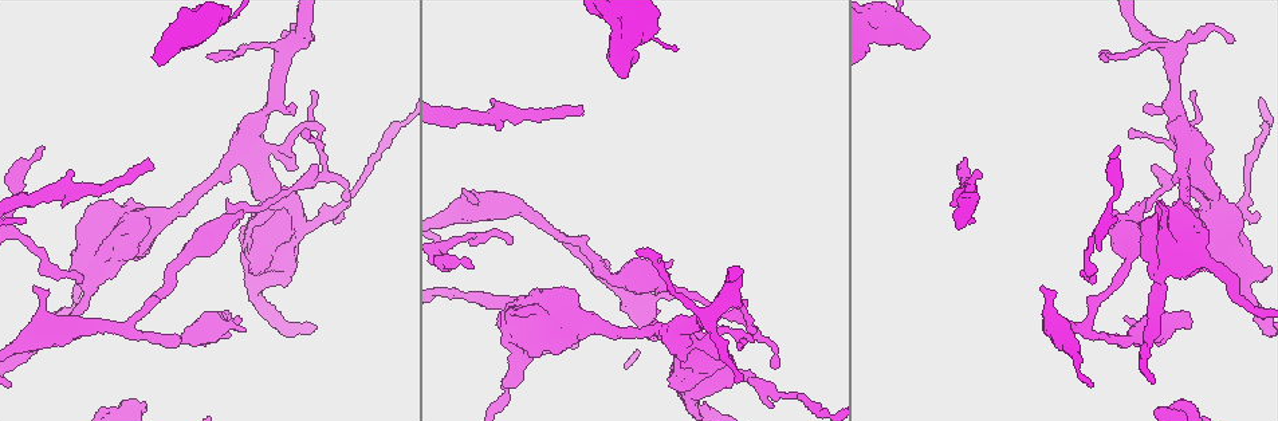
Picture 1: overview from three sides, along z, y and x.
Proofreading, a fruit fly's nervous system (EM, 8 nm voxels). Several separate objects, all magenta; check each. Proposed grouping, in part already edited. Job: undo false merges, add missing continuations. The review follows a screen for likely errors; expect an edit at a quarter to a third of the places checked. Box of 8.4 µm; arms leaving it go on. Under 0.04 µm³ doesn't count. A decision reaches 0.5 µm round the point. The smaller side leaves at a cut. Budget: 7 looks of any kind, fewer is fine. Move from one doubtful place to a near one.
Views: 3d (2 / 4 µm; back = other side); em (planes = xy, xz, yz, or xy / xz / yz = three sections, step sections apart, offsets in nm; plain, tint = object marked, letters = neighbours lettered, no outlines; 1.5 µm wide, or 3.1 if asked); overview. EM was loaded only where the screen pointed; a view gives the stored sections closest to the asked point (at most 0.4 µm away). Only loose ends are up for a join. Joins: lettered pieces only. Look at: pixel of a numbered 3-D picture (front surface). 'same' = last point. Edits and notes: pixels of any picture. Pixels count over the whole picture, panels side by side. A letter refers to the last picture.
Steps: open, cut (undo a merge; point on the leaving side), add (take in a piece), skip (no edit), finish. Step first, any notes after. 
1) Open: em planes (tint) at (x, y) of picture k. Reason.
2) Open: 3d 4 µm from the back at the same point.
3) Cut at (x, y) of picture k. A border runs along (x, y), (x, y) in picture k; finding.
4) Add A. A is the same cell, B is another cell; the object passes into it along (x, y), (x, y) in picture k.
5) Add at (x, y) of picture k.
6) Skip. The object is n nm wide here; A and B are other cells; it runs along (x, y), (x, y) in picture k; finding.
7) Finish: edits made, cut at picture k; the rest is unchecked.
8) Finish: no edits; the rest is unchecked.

Open: 3d 2 µm at (738, 333) of picture 1. Abrupt turn.

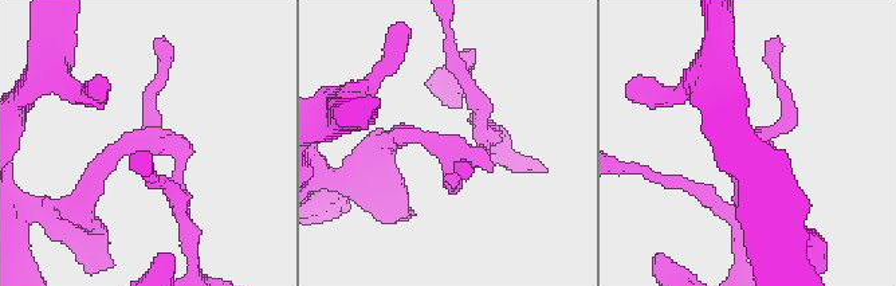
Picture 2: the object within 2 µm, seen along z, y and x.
Open: em xy step 8 (tint) at (454, 143) of picture 2.

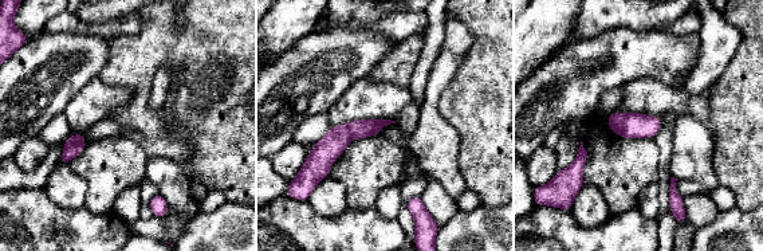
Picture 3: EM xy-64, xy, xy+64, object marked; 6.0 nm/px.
Open: em planes (letters) at the same point.

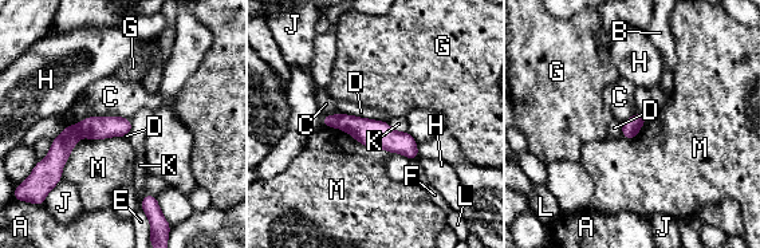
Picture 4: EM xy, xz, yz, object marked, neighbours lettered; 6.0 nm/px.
Cut at (375, 134) of picture 4. The object is 110 nm wide here; A, B, C, D, E, F, G, H, J, K, L and M are other cells; a second cell is stuck on.

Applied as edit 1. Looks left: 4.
Open: 3d 4 µm at (1177, 254) of picture 1. Branch stops here.

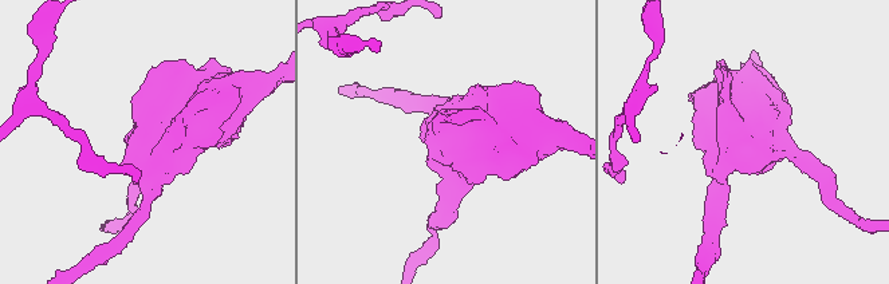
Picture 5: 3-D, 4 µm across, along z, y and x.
Open: em xy step 8 (tint) at (427, 146) of picture 5. Need the tissue.

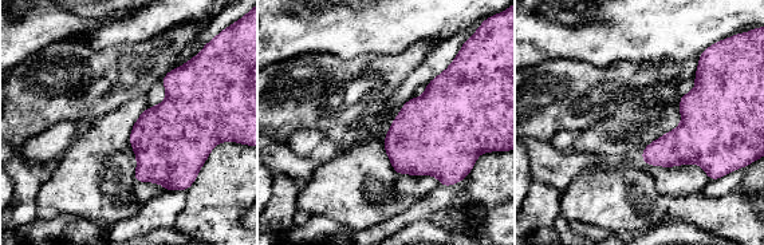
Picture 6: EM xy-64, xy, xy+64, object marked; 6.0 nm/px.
Open: em planes (letters) at the same point. Cut it another way.

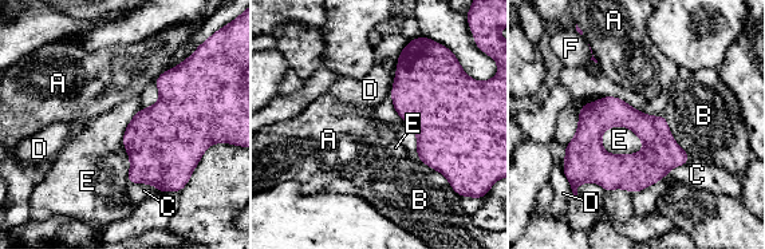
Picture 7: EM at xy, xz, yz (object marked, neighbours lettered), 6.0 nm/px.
Skip. A, B, C, D, E and F are other cells; it runs along (685, 157), (574, 170) in picture 7; none of them fits.

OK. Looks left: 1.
Finish: edits made, cut at picture 4; the rest is unchecked.

